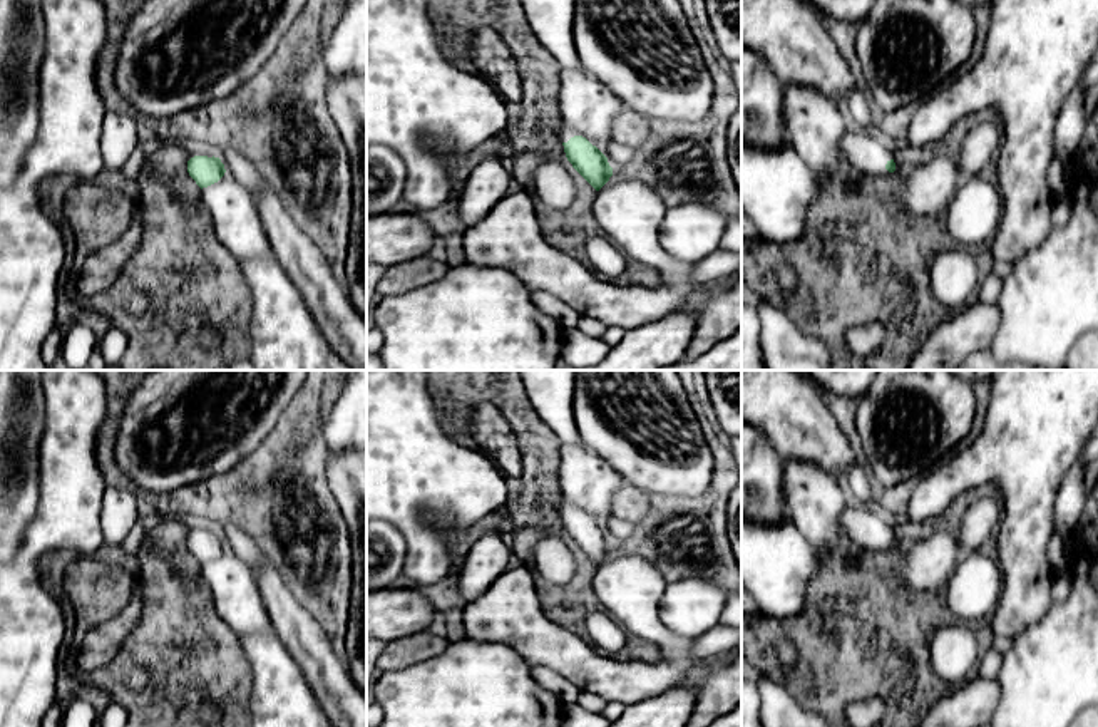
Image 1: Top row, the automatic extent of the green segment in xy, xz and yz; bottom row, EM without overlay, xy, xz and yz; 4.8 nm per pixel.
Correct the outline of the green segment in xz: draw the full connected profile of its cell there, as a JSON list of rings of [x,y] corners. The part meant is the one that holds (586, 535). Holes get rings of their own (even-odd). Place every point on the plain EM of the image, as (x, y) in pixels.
[[[562,496],[562,521],[572,543],[599,566],[613,551],[608,533]]]

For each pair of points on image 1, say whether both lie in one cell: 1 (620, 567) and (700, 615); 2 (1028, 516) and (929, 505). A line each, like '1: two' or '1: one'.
1: two
2: one

